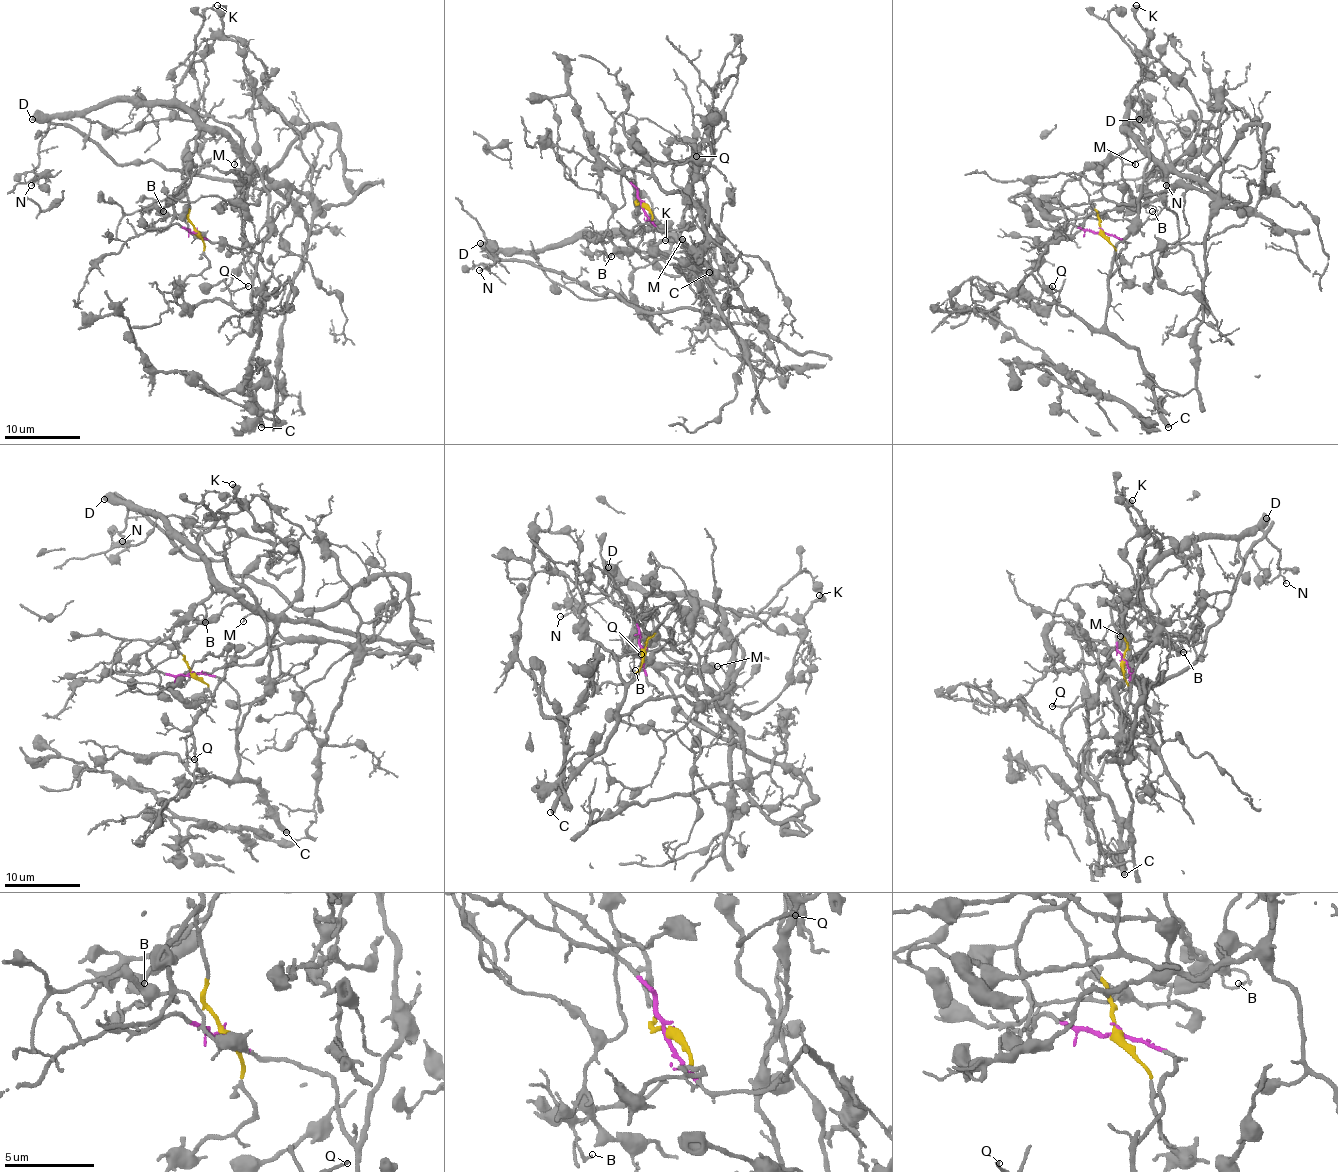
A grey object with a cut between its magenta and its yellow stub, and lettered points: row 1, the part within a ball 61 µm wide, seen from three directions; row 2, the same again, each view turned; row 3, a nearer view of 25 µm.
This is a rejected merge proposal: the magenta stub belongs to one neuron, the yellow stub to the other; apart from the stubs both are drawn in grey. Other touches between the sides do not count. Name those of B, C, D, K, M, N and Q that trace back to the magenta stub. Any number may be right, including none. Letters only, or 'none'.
C, Q

